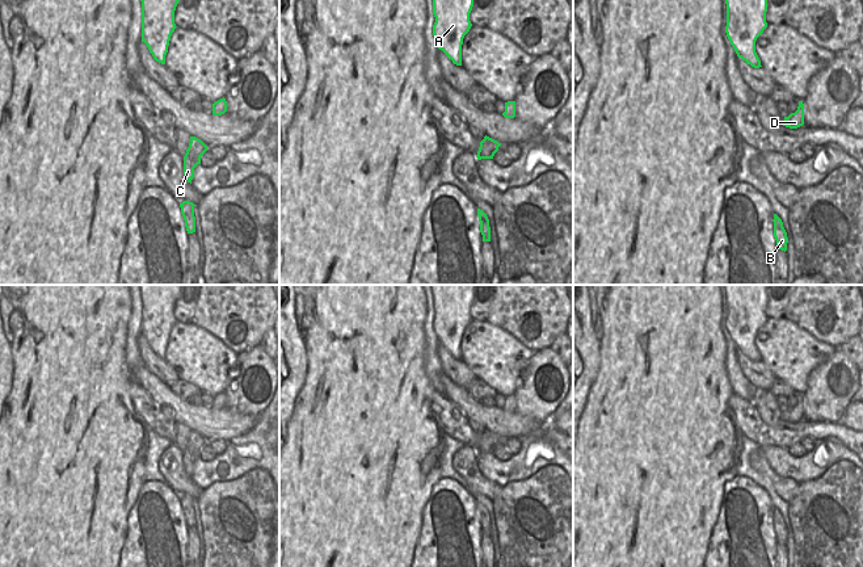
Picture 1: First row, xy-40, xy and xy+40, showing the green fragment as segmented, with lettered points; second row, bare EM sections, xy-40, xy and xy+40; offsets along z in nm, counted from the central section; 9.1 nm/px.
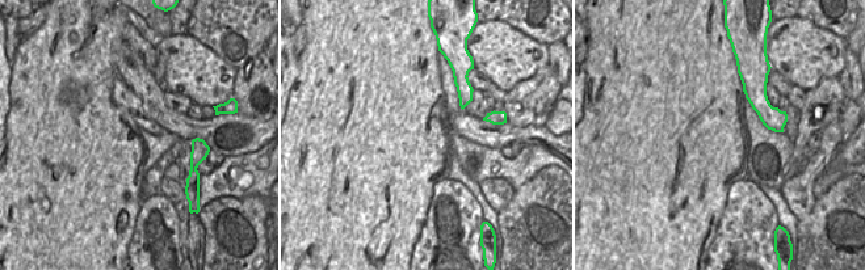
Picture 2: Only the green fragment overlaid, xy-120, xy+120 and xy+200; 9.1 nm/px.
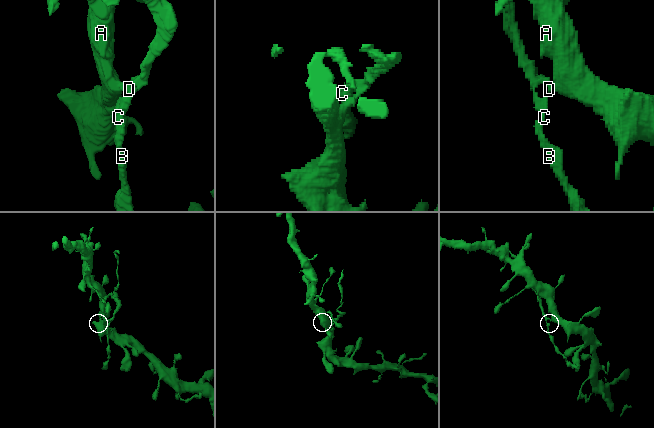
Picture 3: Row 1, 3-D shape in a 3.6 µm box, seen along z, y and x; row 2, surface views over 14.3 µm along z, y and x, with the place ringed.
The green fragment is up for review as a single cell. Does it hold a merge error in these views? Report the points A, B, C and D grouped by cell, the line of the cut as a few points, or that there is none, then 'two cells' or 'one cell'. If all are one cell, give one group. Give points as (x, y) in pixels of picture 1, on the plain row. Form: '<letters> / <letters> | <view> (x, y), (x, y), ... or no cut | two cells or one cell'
A D / B C | xy+40 (803, 398), (802, 408) | two cells

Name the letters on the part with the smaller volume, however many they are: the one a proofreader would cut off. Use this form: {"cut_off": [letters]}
{"cut_off": ["B", "C"]}

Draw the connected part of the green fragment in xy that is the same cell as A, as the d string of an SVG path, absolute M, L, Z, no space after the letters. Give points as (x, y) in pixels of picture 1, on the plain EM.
M432 285L435 311L433 329L438 343L456 360L462 360L463 332L472 320L470 307L473 301L473 286Z

